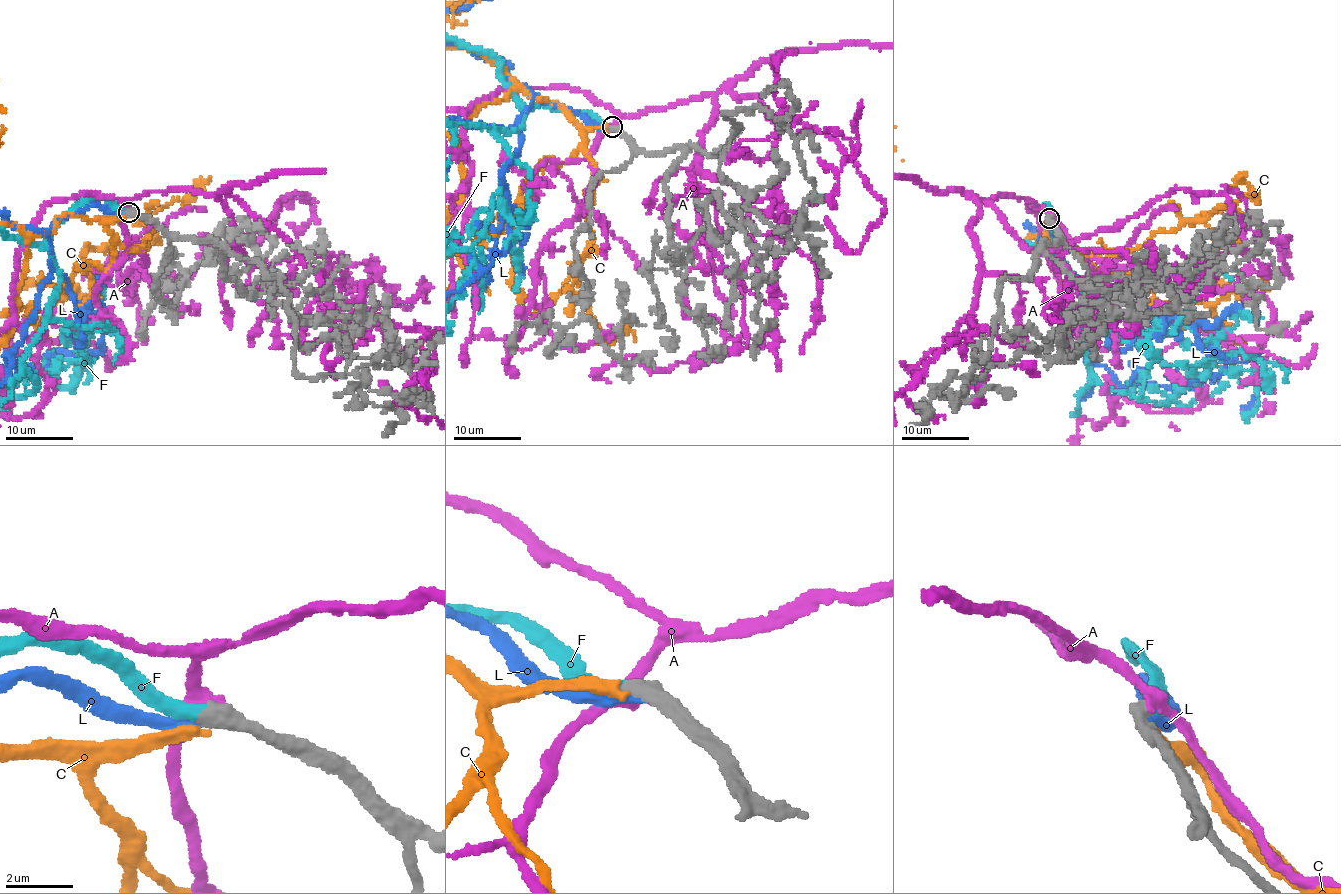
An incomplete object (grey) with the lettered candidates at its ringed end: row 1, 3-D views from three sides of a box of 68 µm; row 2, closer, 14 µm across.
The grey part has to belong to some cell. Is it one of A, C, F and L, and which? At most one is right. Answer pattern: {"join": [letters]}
{"join": ["F"]}

